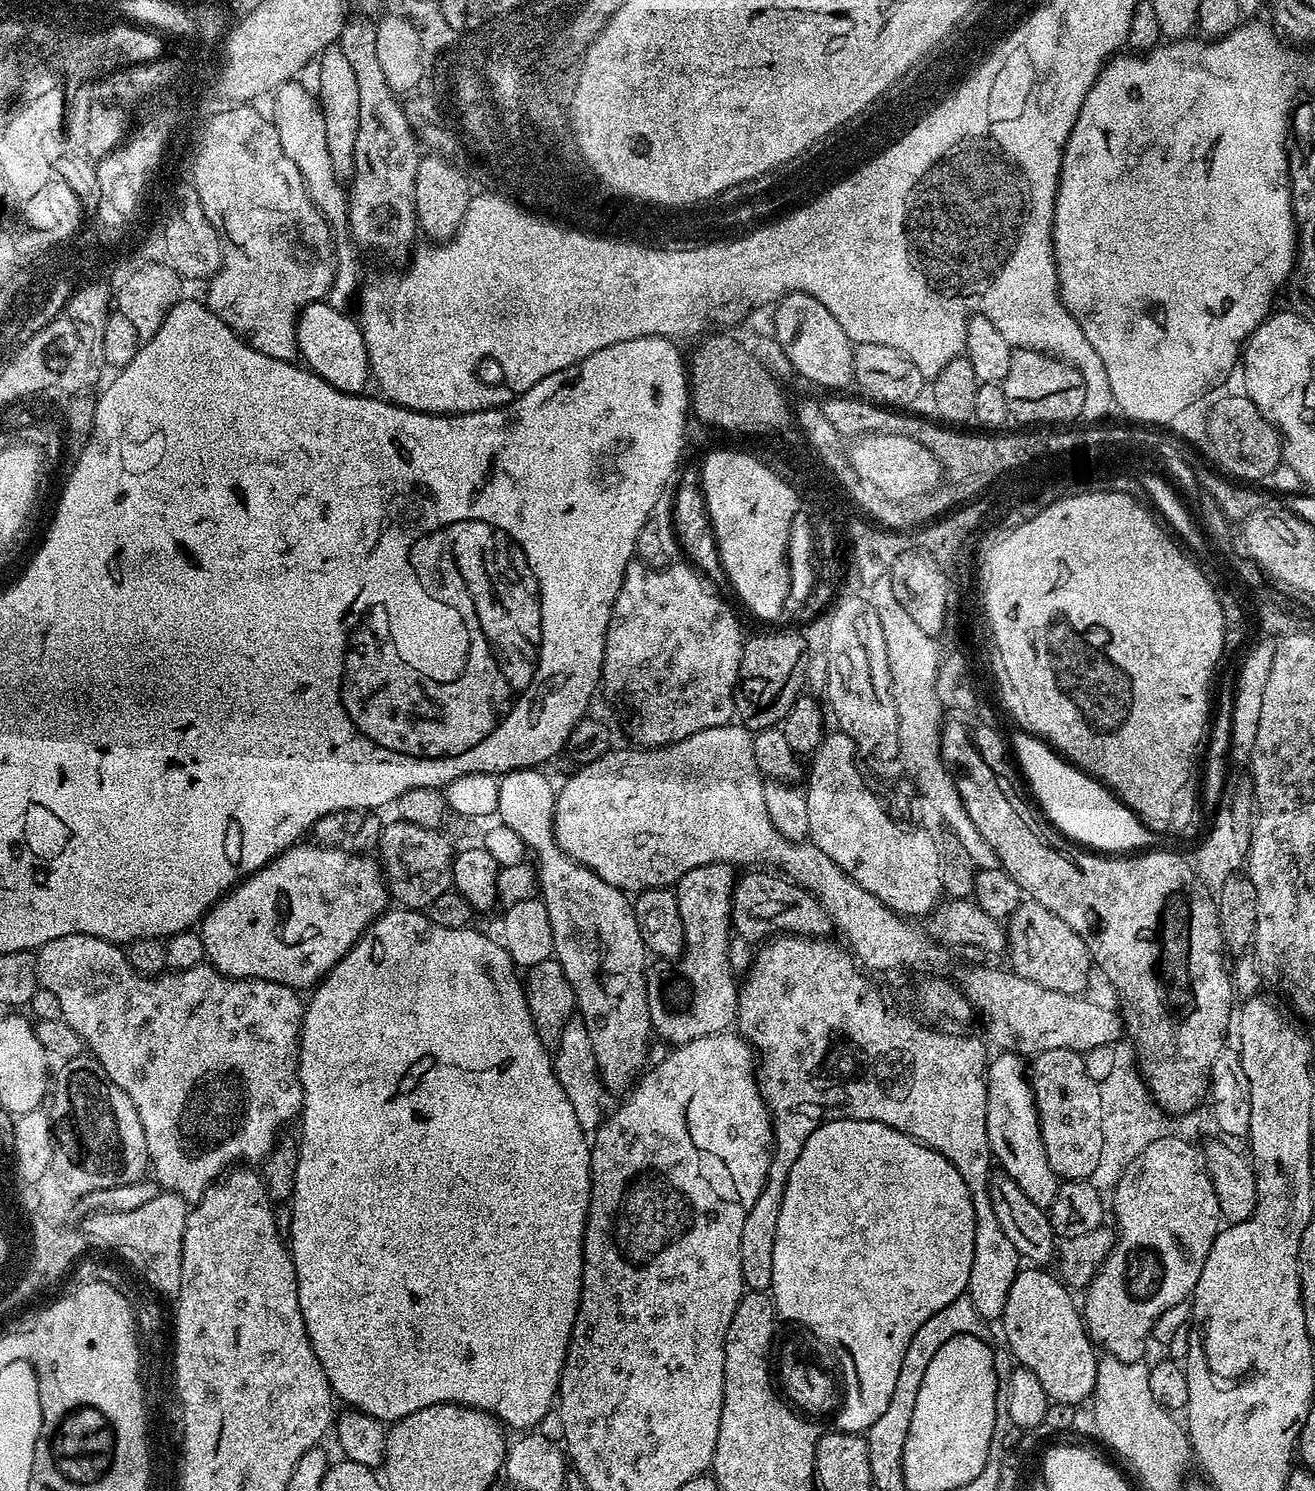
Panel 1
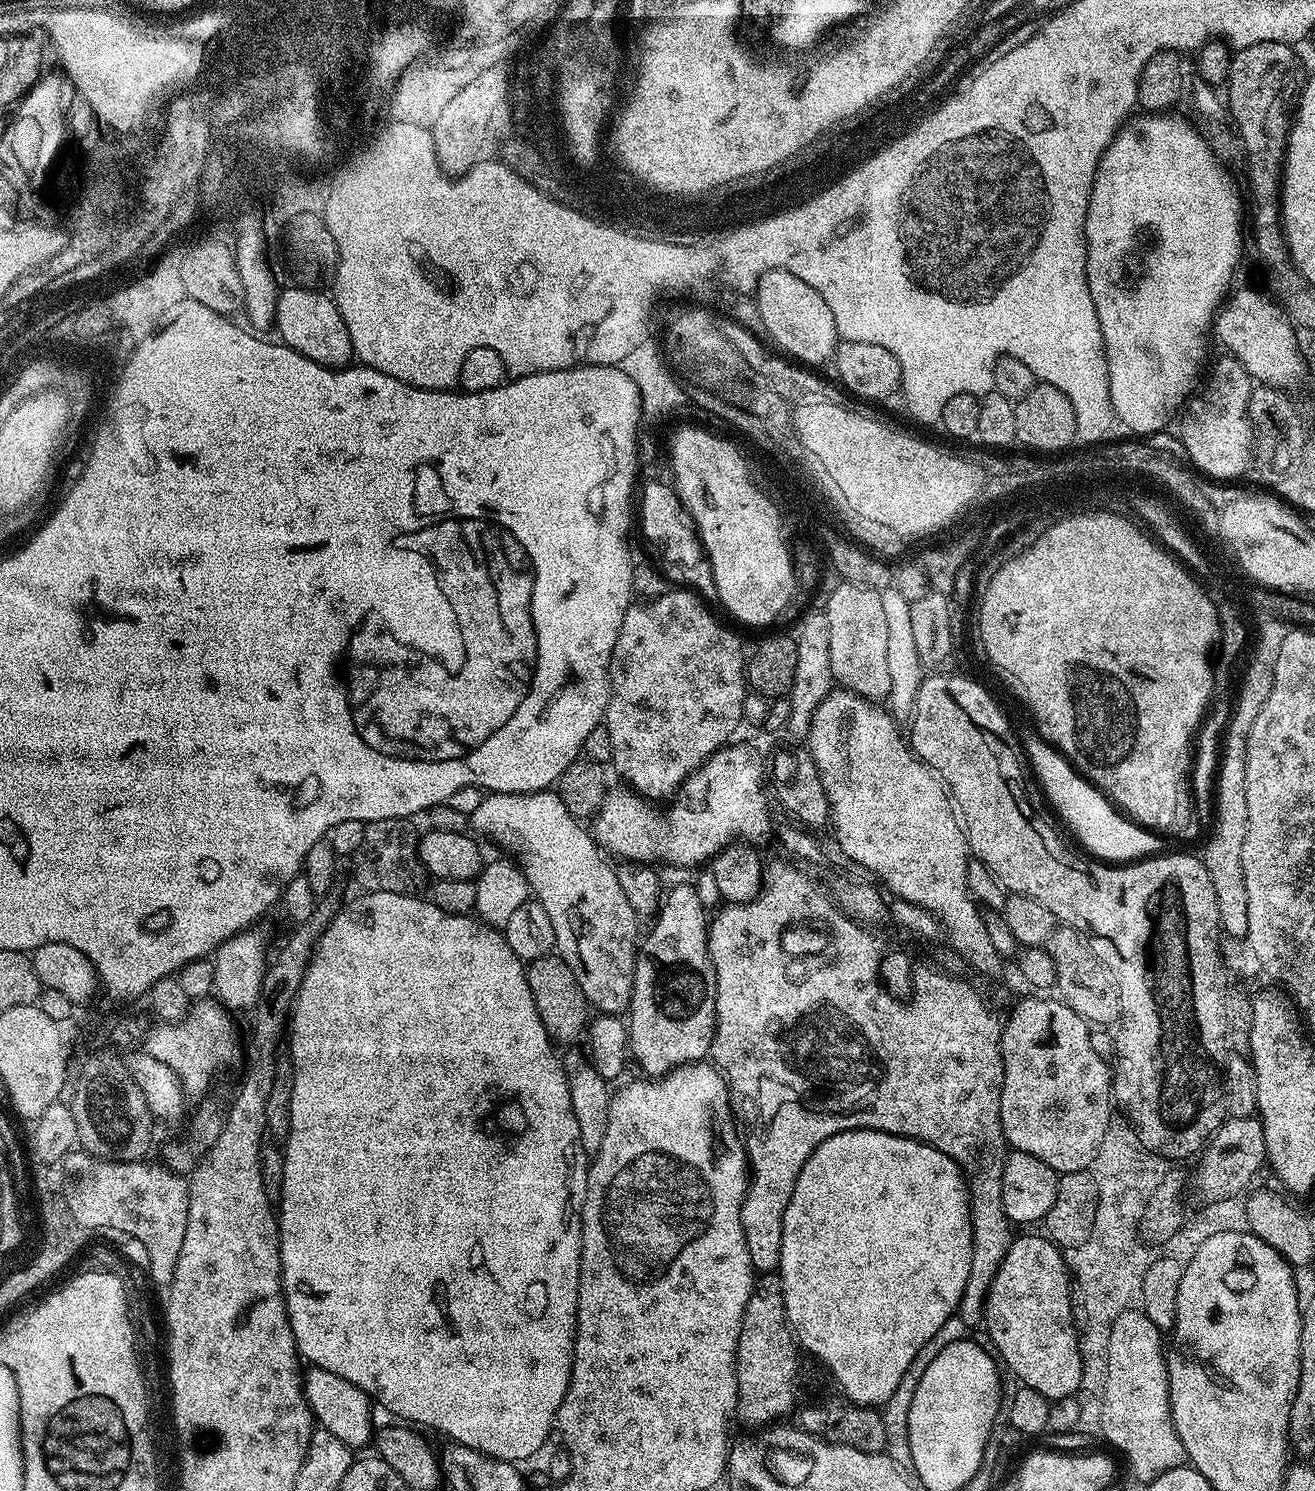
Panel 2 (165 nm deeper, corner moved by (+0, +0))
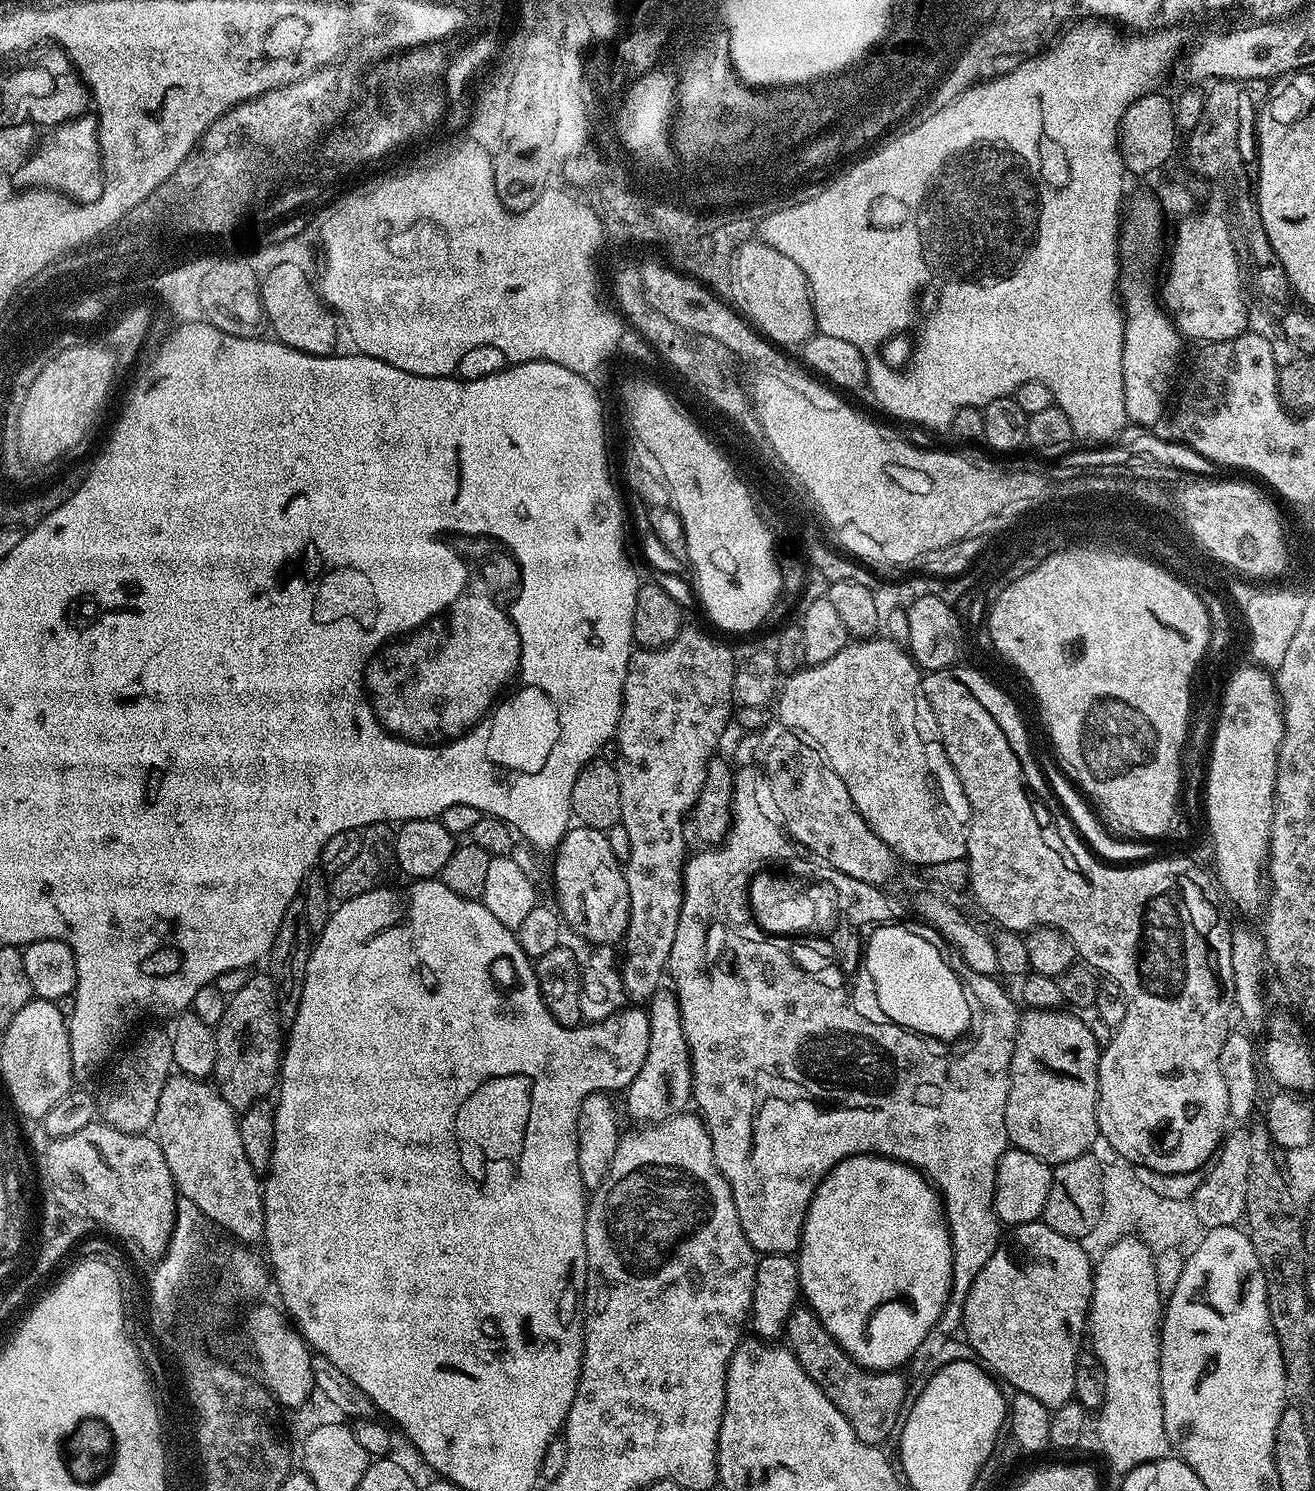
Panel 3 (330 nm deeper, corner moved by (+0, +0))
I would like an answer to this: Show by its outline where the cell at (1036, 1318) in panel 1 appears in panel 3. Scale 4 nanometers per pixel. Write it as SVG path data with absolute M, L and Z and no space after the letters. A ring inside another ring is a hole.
M1037 1222L1035 1224L1018 1224L1009 1232L1012 1233L1010 1233L1009 1236L1007 1233L1007 1235L1001 1239L999 1246L994 1250L994 1254L990 1254L990 1262L986 1262L986 1266L982 1266L978 1278L974 1278L974 1286L970 1286L970 1294L966 1294L962 1332L963 1335L968 1335L968 1344L977 1352L975 1355L979 1357L979 1359L983 1361L1001 1381L1003 1381L1003 1383L1016 1388L1017 1392L1030 1394L1030 1398L1038 1398L1038 1402L1042 1402L1042 1406L1046 1406L1050 1410L1053 1408L1061 1408L1063 1404L1066 1404L1069 1400L1073 1399L1076 1394L1075 1363L1078 1361L1078 1356L1082 1349L1080 1339L1082 1339L1083 1336L1085 1339L1086 1325L1090 1320L1094 1260L1093 1257L1088 1256L1086 1250L1083 1249L1081 1241L1063 1237L1062 1234L1058 1234L1058 1230L1054 1230L1049 1224L1043 1222Z

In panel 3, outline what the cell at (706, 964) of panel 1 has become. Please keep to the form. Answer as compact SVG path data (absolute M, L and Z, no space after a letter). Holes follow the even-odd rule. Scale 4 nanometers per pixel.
M659 990L648 1001L646 1011L650 1018L650 1047L646 1050L642 1070L638 1070L634 1082L626 1089L628 1116L640 1126L661 1124L672 1116L681 1115L687 1109L684 1107L693 1103L692 1059L680 1017L680 1004L671 991Z

